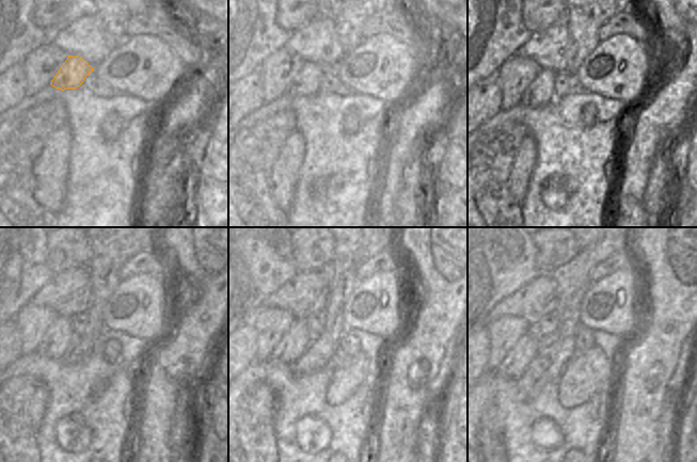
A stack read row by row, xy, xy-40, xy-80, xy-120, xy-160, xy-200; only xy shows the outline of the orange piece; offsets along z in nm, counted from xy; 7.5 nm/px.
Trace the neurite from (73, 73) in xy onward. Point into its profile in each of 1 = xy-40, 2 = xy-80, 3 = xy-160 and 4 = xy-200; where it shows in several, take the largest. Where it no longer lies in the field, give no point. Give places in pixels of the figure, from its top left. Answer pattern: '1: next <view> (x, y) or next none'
1: next xy-40 (306, 81)
2: next xy-80 (540, 92)
3: next xy-160 (295, 341)
4: next xy-200 (518, 360)

